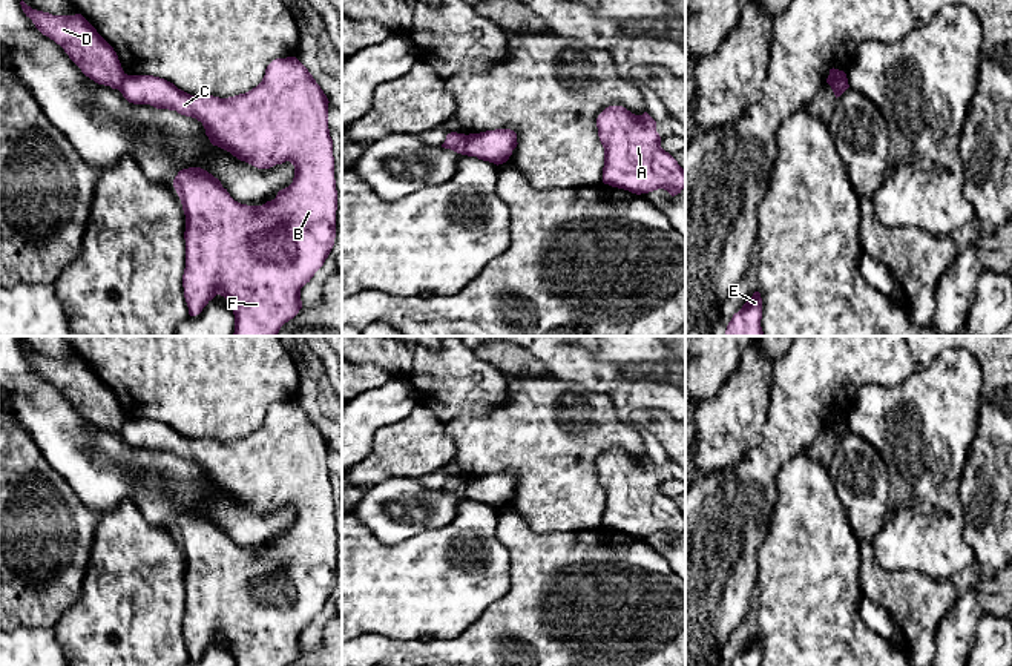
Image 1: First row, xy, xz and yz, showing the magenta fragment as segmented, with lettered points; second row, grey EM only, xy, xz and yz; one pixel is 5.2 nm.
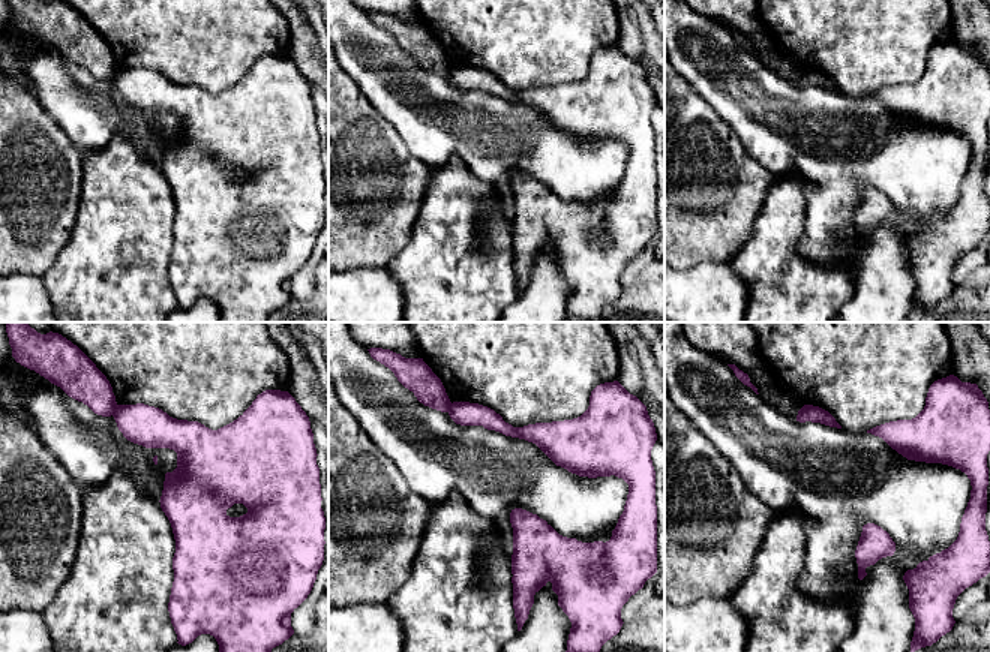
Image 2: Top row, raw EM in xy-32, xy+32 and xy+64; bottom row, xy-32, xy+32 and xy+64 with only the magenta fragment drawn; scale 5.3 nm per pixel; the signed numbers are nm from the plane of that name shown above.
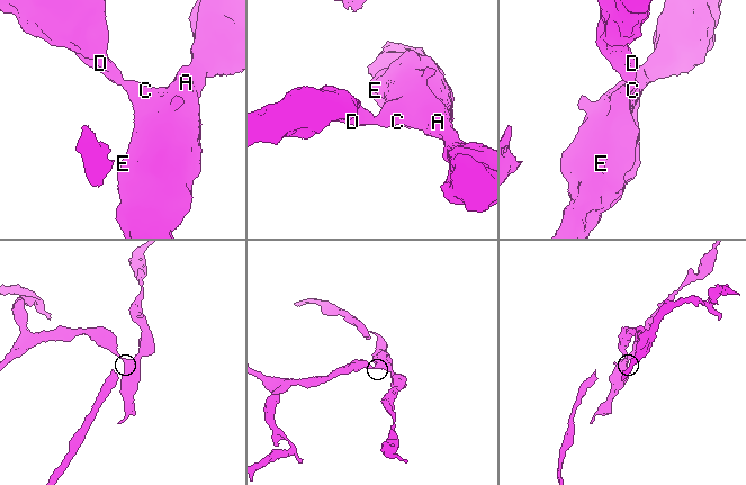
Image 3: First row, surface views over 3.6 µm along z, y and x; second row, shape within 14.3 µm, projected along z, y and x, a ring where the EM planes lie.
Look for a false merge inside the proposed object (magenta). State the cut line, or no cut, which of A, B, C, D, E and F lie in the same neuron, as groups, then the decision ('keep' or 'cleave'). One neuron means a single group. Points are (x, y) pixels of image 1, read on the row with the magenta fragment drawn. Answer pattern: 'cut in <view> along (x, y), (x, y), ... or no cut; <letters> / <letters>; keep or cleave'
cut in xz along (468, 135), (463, 154); A B C E F / D; cleave

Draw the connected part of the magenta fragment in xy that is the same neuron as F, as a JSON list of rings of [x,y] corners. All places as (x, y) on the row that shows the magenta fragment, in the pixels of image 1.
[[[296,57],[273,60],[256,87],[228,98],[190,95],[164,78],[127,74],[120,92],[129,103],[196,118],[213,146],[258,169],[285,161],[294,166],[293,183],[262,206],[235,201],[201,167],[182,169],[173,180],[186,215],[182,287],[189,315],[199,315],[221,295],[235,315],[233,336],[276,336],[302,308],[301,288],[334,246],[337,190],[327,95]]]

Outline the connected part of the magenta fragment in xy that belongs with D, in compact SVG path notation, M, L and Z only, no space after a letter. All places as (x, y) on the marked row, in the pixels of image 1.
M23 0L20 5L35 28L60 45L86 77L120 91L126 74L118 55L81 14L52 15L32 9Z

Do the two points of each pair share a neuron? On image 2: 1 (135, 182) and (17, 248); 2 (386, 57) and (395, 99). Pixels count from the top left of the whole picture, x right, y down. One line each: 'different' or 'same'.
1: different
2: same

